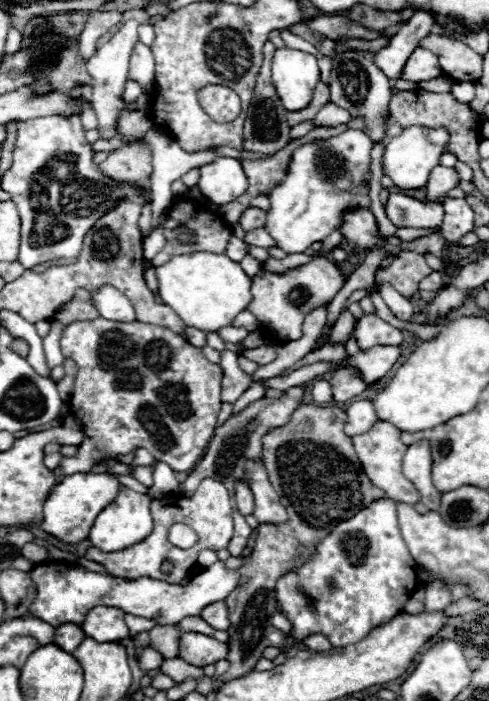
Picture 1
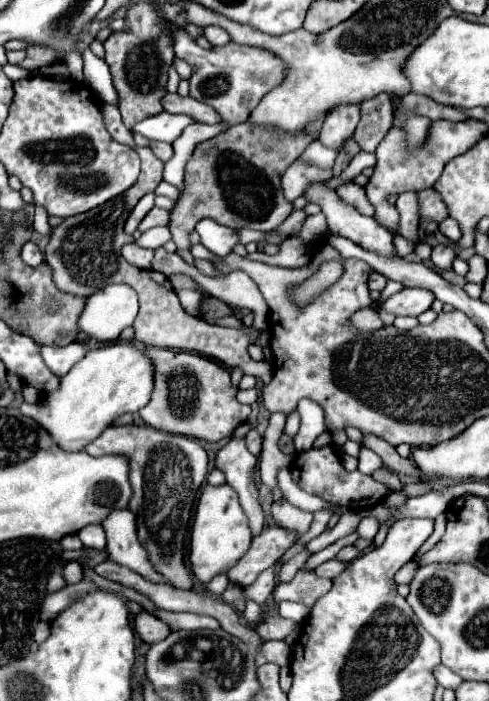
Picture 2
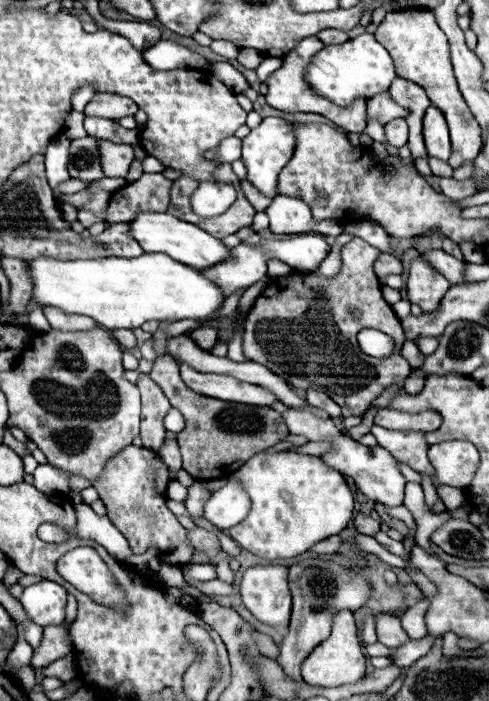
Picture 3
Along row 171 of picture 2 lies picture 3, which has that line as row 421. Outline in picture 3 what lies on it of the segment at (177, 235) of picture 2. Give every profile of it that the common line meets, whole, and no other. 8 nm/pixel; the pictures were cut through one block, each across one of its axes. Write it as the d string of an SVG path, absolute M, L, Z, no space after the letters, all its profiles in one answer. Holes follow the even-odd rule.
M164 356L156 358L150 378L164 390L166 398L178 408L186 418L186 428L176 434L182 452L182 468L190 472L196 480L220 480L236 472L254 454L278 444L288 436L286 422L280 412L260 406L240 406L240 402L220 402L188 390L180 378L178 364Z

